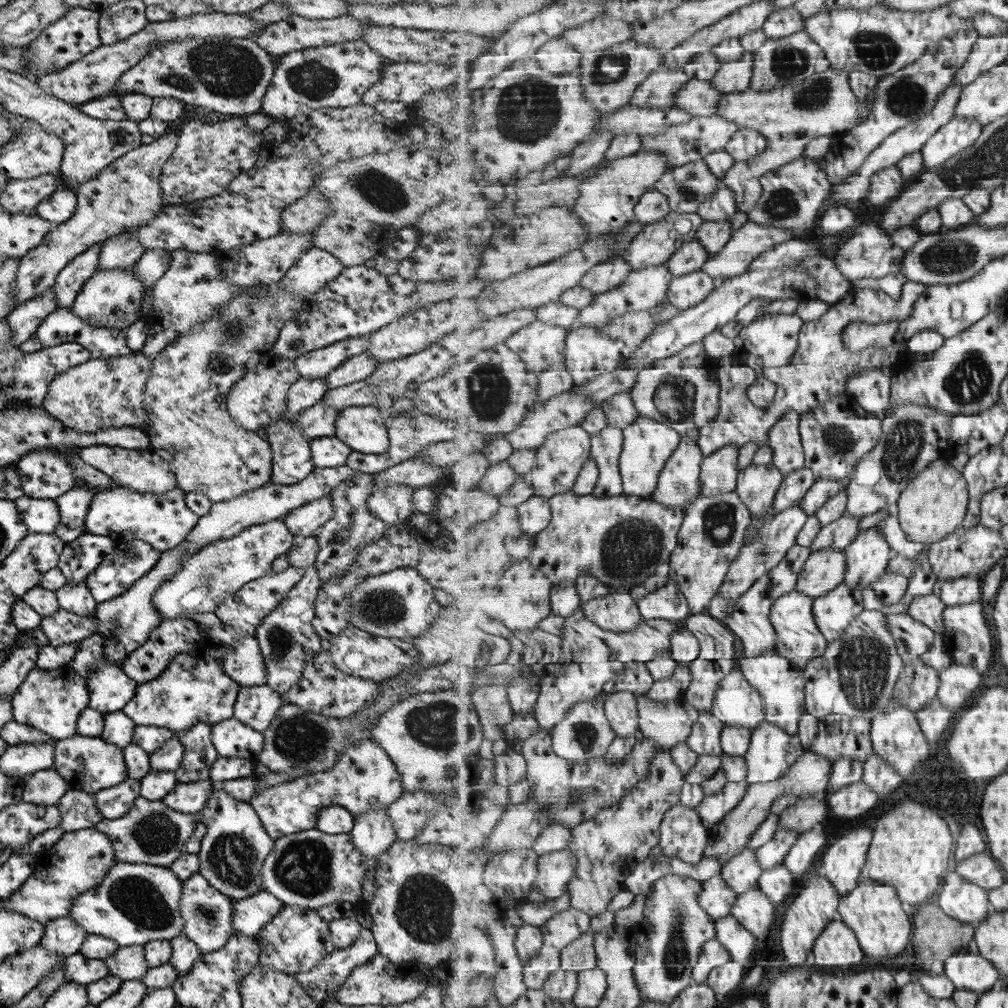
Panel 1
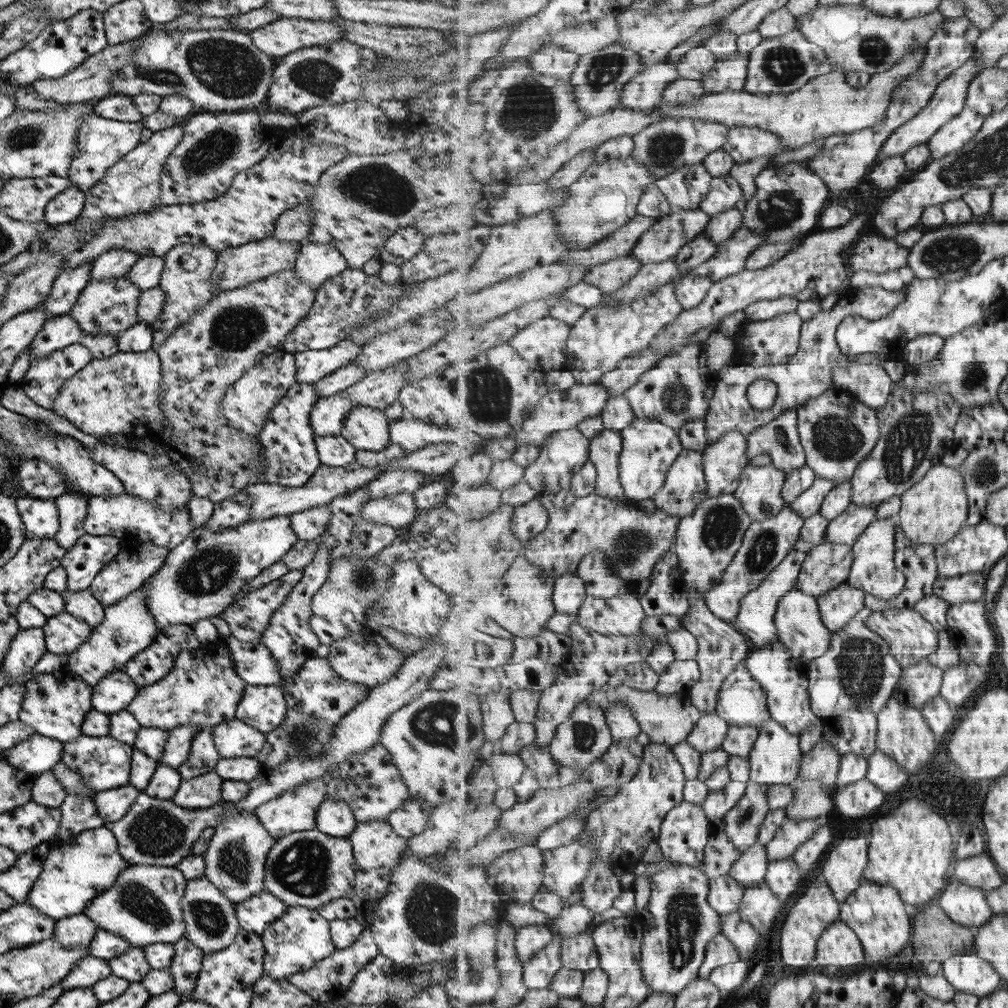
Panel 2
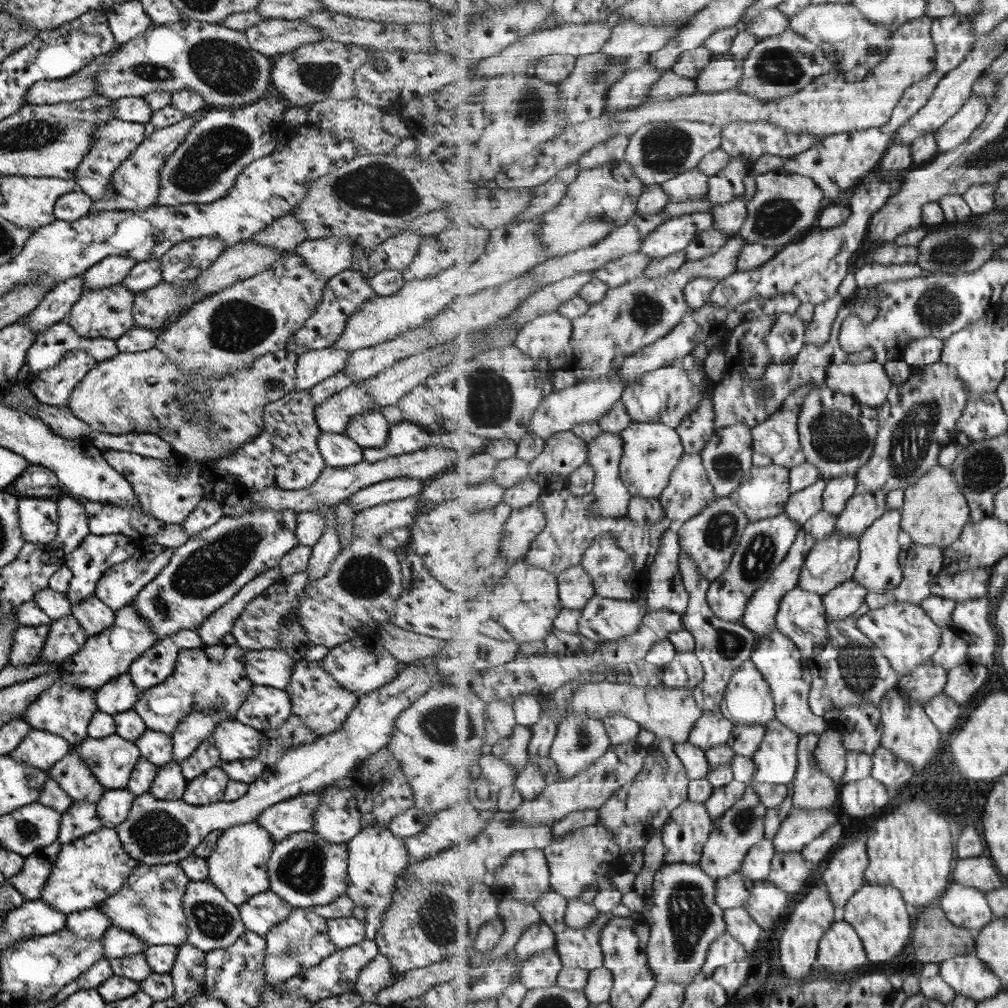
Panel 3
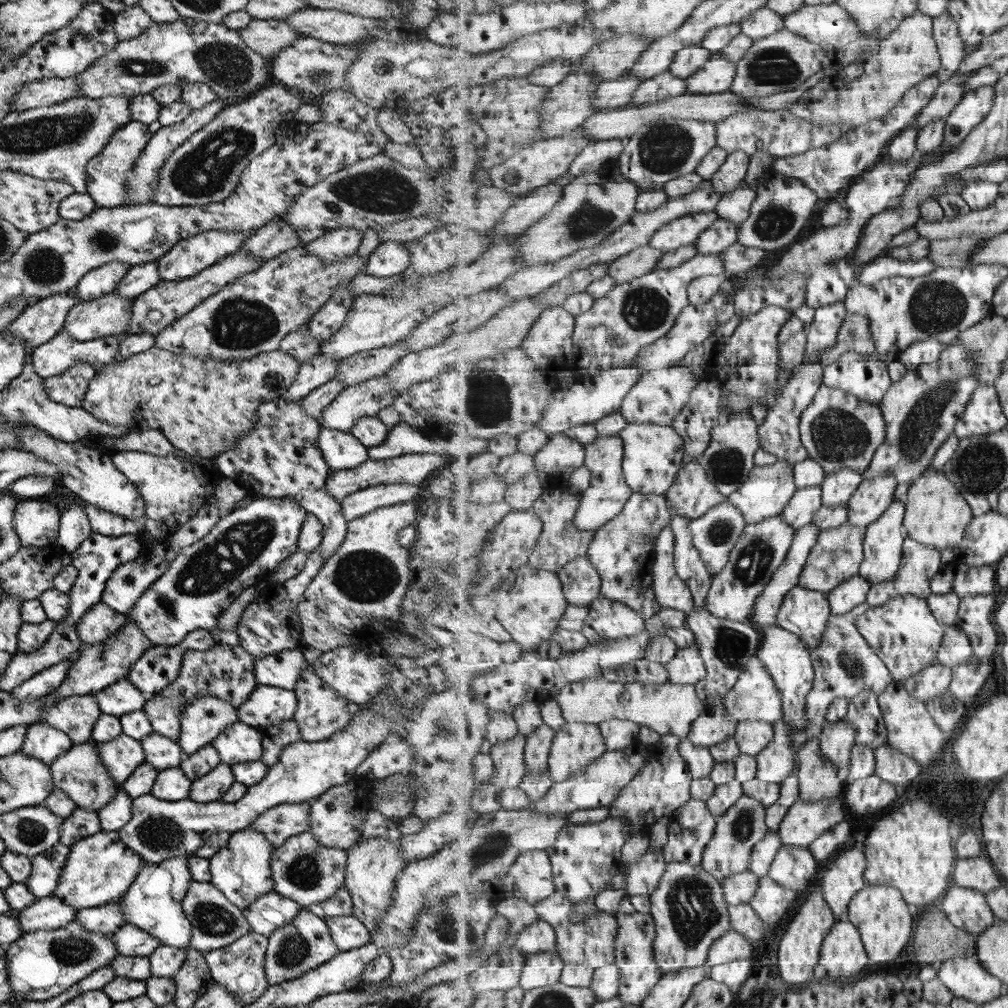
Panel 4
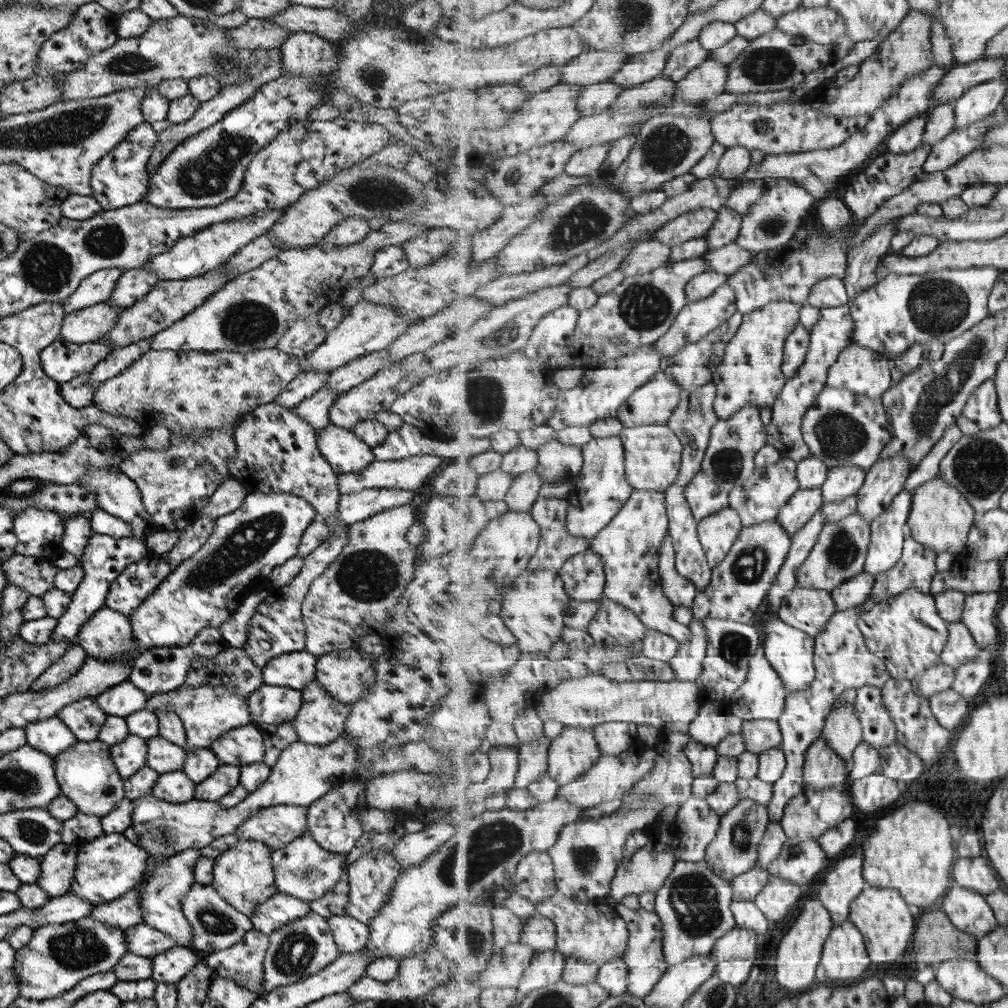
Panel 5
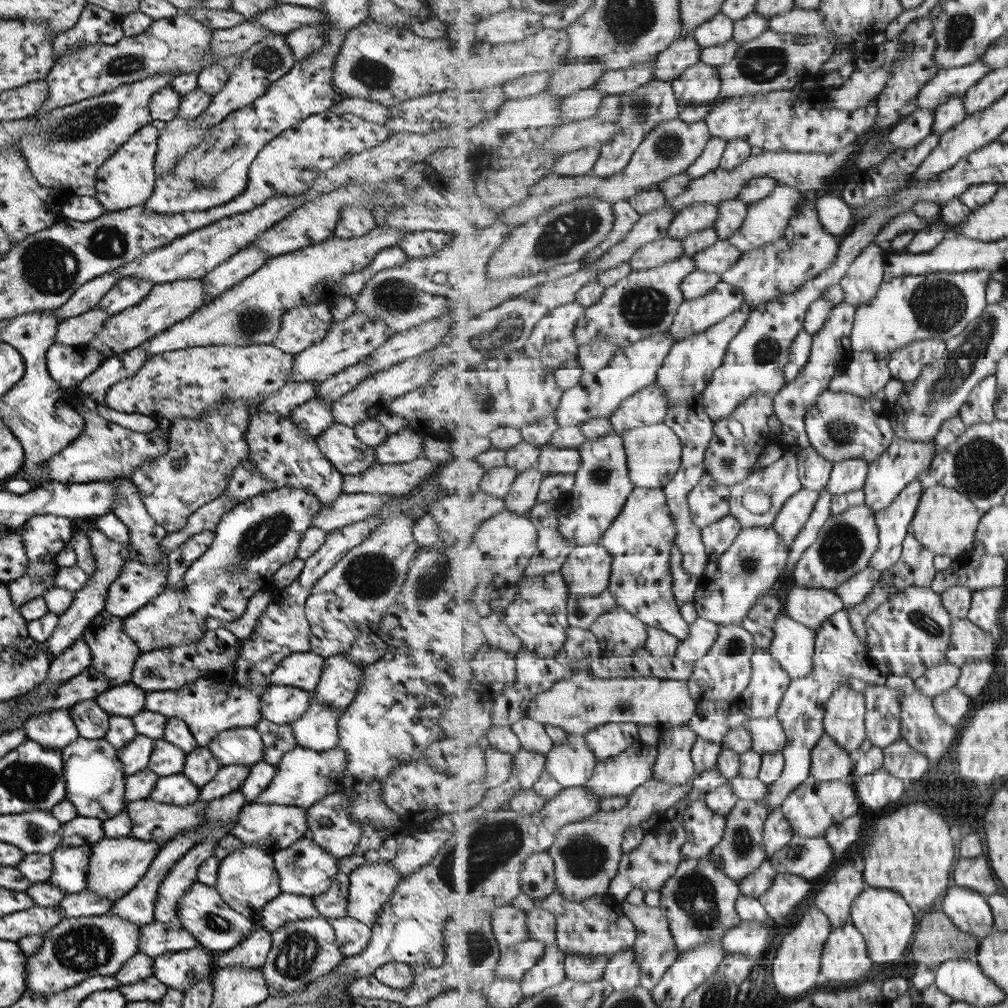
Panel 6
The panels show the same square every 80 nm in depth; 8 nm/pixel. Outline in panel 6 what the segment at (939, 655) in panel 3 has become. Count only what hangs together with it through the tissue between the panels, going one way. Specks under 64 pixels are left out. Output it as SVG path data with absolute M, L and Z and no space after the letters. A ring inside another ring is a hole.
M966 618L952 620L952 642L947 662L963 668L976 660L988 660L999 653L994 634Z

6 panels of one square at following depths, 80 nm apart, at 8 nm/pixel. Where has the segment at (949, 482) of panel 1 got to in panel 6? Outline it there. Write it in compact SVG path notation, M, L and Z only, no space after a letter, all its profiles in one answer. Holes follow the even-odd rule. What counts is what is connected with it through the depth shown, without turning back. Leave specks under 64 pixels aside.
M931 481L923 491L916 512L911 526L913 534L917 537L917 541L935 555L957 560L974 552L975 537L981 526L982 514L976 507L976 503L961 491Z

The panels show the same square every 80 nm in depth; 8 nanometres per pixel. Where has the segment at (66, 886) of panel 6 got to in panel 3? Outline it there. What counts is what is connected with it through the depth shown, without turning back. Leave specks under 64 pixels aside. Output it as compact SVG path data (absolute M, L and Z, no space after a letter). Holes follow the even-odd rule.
M55 841L47 846L35 849L23 859L19 872L10 877L5 877L5 882L10 884L23 897L25 901L38 898L47 880L50 866L60 849L60 842Z

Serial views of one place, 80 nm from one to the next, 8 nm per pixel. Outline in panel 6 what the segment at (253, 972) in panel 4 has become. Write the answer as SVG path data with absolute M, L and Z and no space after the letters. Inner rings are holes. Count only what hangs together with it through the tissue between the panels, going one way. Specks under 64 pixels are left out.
M253 926L241 942L221 954L213 954L213 966L244 966L245 968L260 968L270 949L270 933L265 929Z

